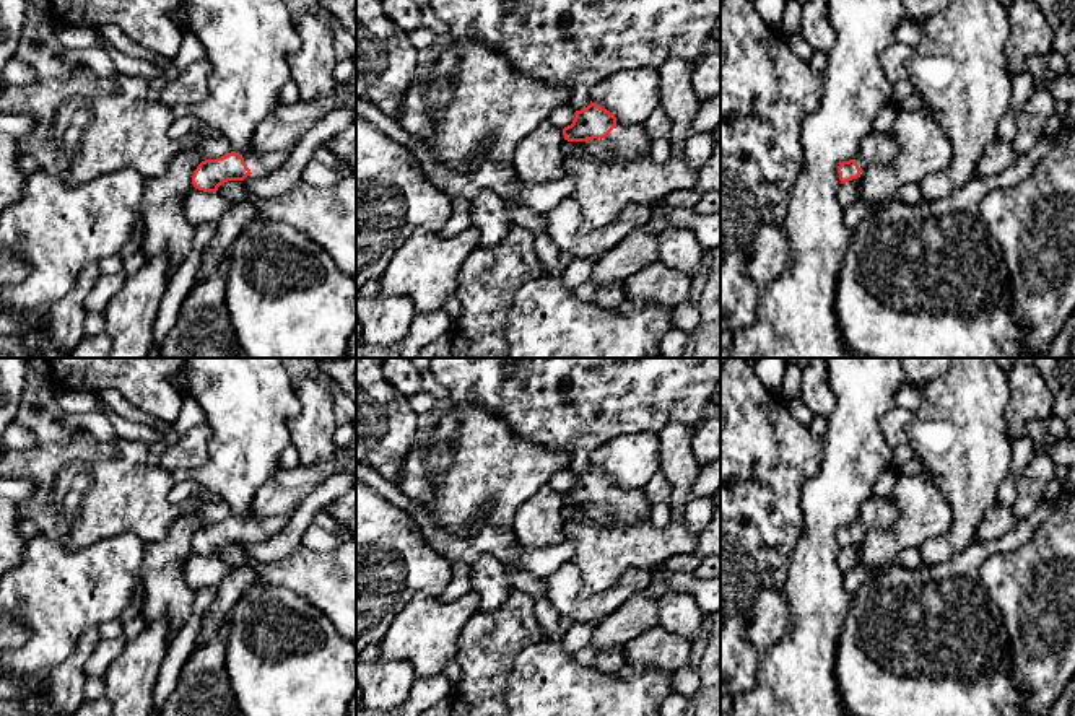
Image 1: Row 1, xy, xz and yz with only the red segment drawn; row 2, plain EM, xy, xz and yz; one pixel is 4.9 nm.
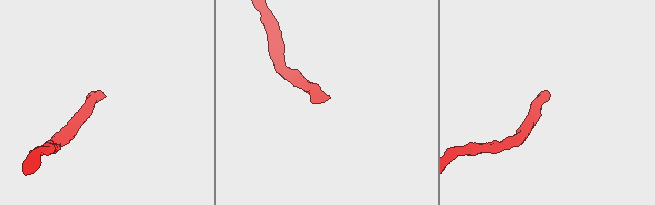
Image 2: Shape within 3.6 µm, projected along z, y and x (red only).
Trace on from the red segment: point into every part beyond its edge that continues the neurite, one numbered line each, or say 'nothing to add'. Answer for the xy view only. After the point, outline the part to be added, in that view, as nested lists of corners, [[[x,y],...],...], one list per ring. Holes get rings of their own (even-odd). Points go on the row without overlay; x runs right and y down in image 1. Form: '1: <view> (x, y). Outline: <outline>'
1: xy (277, 500). Outline: [[[338,448],[333,457],[320,464],[301,464],[280,469],[259,488],[250,516],[242,522],[254,540],[267,540],[278,534],[291,519],[301,501],[330,475],[356,474],[356,451]]]

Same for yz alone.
1: yz (877, 515). Outline: [[[870,496],[860,509],[860,514],[854,526],[859,529],[860,534],[867,532],[883,532],[898,517],[898,504],[893,501],[893,496],[888,498],[877,498]]]

